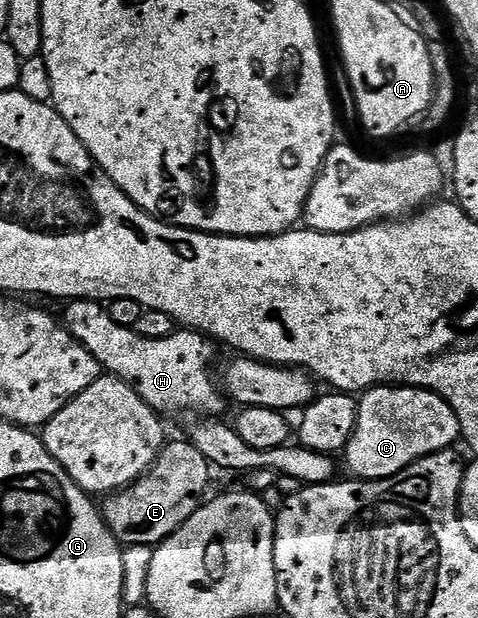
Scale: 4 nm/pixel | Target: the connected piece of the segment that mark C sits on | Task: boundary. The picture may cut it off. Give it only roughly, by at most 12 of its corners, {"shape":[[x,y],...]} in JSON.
{"shape":[[377,385],[342,460],[381,481],[461,440],[437,393]]}

